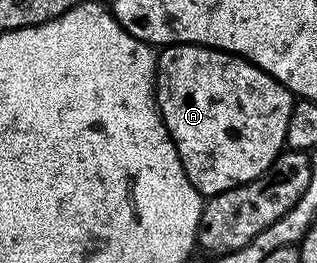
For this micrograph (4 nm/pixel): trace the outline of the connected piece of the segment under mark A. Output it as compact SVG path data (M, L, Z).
M165 45L156 58L154 92L160 118L170 131L186 175L205 198L258 179L285 148L286 123L290 123L294 94L245 57L211 49L209 45Z

